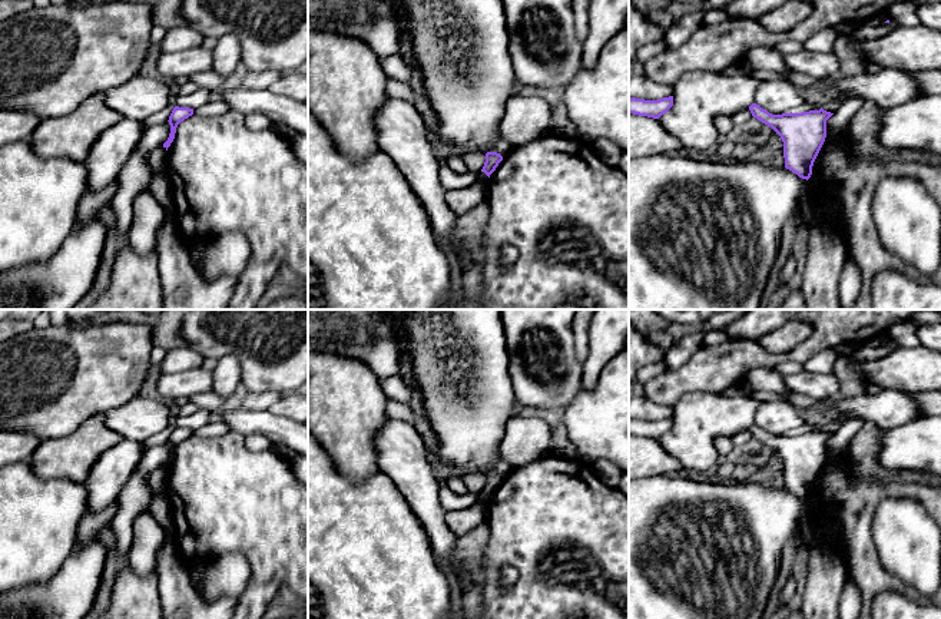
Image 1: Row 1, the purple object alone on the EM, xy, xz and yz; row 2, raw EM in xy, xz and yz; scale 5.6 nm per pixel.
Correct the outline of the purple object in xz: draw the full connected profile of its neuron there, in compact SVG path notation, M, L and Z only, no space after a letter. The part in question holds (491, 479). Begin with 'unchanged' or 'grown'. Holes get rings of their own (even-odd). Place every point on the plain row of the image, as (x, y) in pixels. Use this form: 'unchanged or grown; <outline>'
unchanged; M487 473L486 483L484 483L481 493L484 493L490 499L490 496L496 491L496 489L498 487L501 481L503 481L503 477L500 474Z

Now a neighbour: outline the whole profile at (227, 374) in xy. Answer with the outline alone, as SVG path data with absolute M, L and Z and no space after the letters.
M223 355L212 370L212 393L229 397L241 383L241 365L235 355Z

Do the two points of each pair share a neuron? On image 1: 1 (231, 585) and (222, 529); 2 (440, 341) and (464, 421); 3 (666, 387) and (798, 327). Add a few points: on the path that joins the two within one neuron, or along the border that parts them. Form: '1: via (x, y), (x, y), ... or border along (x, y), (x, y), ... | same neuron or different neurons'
1: border along (208, 556), (239, 552), (248, 562), (251, 575) | different neurons
2: via (460, 361), (464, 366), (464, 401) | same neuron
3: border along (785, 324), (766, 333), (758, 343) | different neurons

